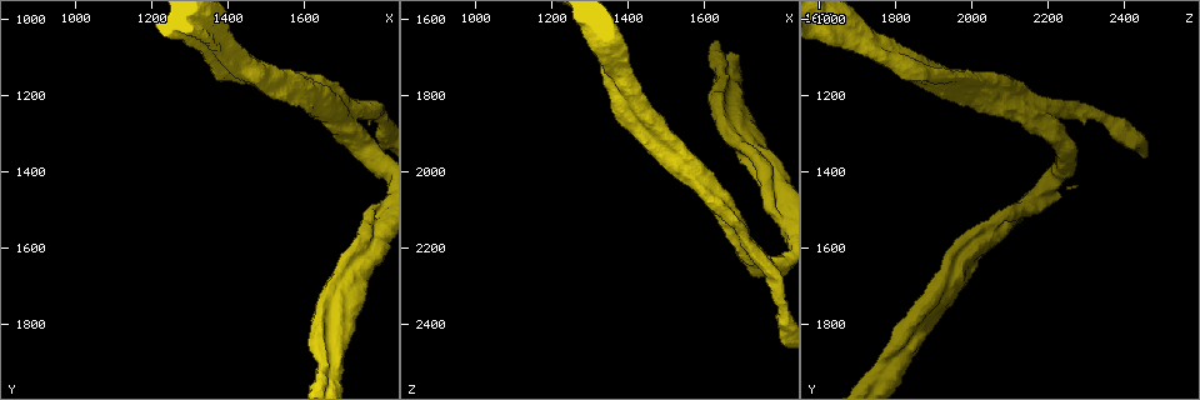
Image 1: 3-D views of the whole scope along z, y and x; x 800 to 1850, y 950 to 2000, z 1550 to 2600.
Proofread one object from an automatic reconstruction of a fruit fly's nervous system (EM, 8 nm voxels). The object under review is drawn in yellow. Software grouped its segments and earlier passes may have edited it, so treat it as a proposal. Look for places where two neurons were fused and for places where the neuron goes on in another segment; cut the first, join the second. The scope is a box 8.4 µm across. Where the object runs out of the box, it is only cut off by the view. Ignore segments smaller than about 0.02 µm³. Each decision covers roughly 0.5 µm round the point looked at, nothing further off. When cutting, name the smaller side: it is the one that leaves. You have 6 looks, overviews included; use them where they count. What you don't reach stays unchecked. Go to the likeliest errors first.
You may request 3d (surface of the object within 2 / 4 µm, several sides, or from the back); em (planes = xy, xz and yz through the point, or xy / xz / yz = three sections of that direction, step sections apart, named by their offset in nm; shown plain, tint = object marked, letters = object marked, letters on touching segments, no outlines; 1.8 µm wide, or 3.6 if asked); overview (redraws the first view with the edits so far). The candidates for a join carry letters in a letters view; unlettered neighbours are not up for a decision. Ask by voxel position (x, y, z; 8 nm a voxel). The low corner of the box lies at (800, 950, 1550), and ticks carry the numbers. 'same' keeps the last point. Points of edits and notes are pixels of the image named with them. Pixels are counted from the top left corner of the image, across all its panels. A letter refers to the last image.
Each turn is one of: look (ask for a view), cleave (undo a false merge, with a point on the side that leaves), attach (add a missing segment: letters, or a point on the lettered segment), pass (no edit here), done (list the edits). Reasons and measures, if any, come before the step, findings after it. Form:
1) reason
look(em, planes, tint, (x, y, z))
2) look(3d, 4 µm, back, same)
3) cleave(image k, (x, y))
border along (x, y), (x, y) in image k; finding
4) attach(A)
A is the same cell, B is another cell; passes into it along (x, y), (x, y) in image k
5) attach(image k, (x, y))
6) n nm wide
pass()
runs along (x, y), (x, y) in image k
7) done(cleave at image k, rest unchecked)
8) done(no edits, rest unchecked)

free end
look(3d, 2 µm, back, (1750, 1530, 2065))

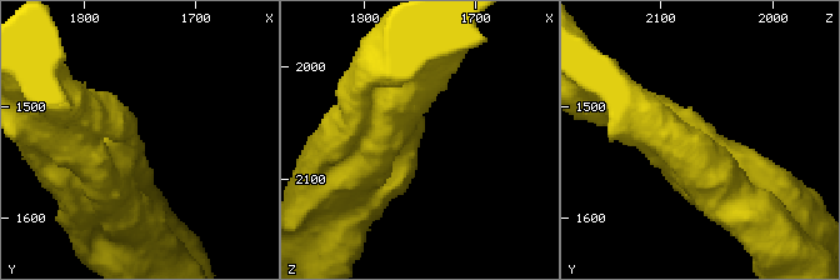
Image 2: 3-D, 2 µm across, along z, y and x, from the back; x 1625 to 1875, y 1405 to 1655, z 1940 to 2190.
need the tissue
look(em, xz, step 16, letters, (1752, 1524, 2064))

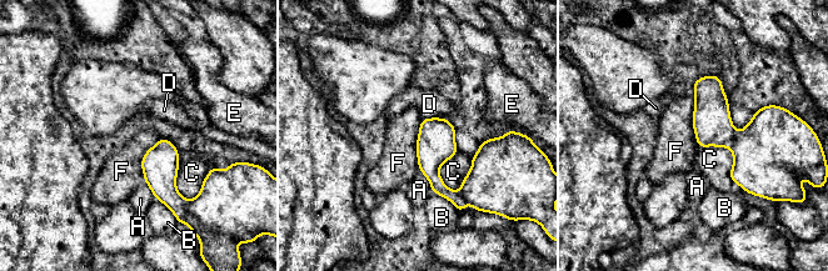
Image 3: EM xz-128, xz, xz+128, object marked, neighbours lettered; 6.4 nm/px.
look(em, planes, letters, same)

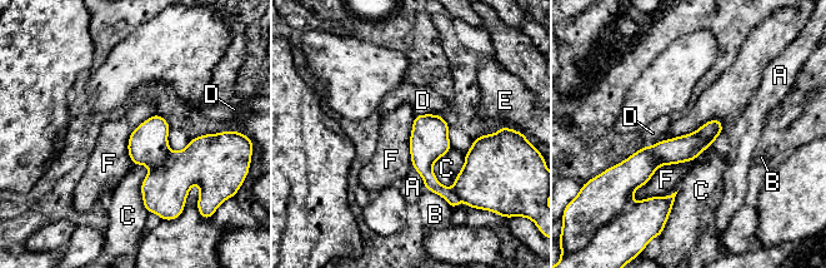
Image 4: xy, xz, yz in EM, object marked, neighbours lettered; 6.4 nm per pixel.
F touches over 650 nm
pass()
A, B, C, D, E and F are other cells; no lettered segment goes on from it

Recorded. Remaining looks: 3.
two arms in line, one across
look(3d, 2 µm, (1685, 1760, 1890))

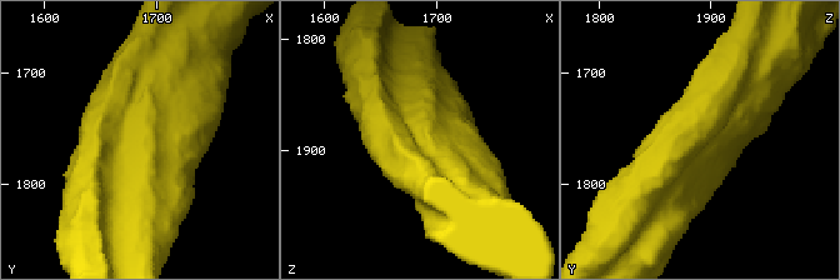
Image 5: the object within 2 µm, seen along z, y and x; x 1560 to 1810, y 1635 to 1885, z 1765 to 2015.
look(em, yz, step 8, tint, (1692, 1756, 1890))

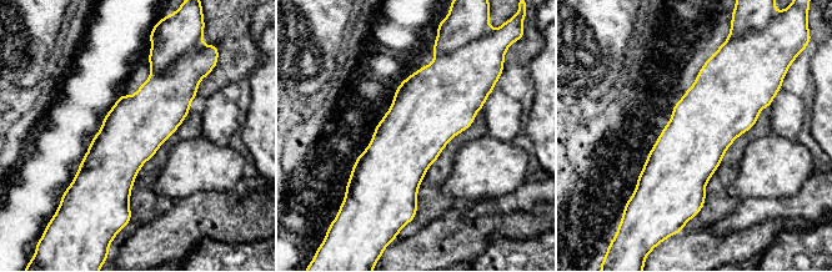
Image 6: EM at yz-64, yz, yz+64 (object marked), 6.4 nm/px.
cut it another way
look(em, planes, letters, same)

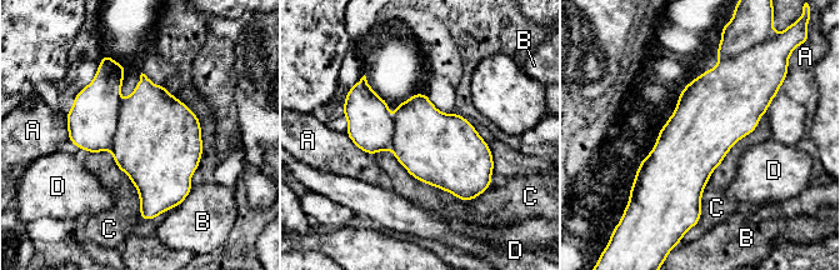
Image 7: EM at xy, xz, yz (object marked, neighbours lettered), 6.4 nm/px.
pass()
A, B, C and D are other cells; border along (374, 154), (461, 200), (491, 185) in image 7; continuous, no second neuron

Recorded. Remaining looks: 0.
done(no edits, rest unchecked)

